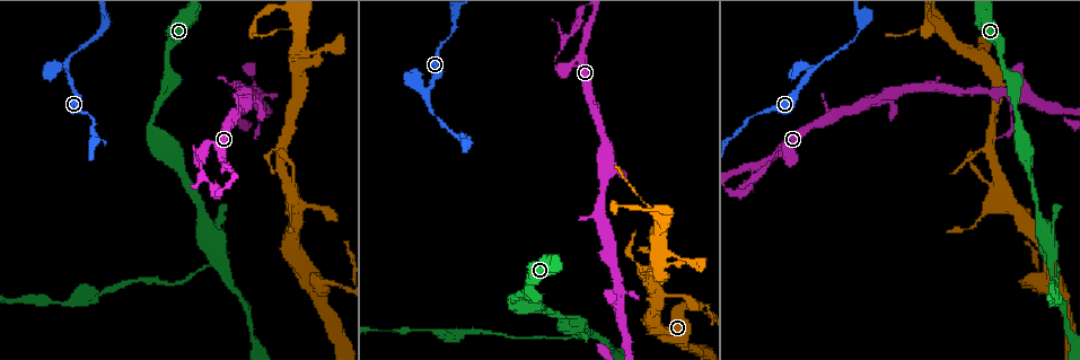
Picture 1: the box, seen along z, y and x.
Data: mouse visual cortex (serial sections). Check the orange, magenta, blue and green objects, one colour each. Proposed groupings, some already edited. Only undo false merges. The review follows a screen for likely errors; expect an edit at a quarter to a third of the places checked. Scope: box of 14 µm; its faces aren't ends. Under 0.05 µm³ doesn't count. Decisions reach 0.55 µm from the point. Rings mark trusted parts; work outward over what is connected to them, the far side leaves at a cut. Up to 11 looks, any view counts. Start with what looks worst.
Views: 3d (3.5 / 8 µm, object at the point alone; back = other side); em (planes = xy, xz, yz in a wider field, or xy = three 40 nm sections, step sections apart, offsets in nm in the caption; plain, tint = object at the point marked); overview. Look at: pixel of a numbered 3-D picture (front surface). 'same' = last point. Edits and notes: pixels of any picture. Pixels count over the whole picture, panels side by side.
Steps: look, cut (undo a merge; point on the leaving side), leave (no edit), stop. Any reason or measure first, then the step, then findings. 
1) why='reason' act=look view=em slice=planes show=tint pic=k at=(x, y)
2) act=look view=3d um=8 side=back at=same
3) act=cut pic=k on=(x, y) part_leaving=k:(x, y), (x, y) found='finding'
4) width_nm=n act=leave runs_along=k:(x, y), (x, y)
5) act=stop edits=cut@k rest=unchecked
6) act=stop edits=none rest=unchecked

why='arms part here' act=look view=3d um=8 pic=1 at=(90, 134)

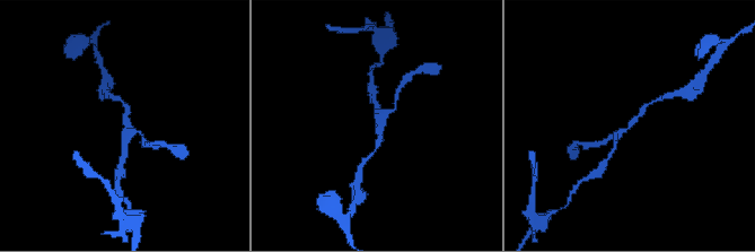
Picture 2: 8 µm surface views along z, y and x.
why='closer look' act=look view=3d um=3.5 pic=2 at=(376, 130)

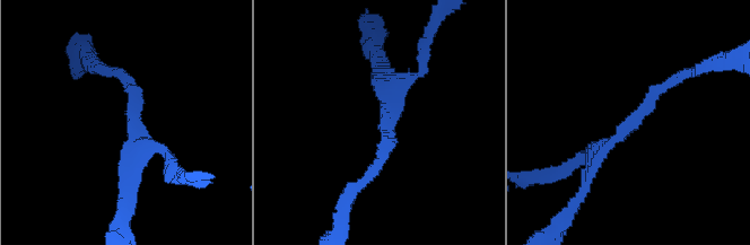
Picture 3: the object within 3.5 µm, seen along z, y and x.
arm_widths_nm=150,150,150 act=leave runs_along=3:(681, 76), (611, 141), (583, 190) found='all the same cell'

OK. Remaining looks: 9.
why='calibre changes' act=look view=3d um=3.5 pic=1 at=(331, 283)

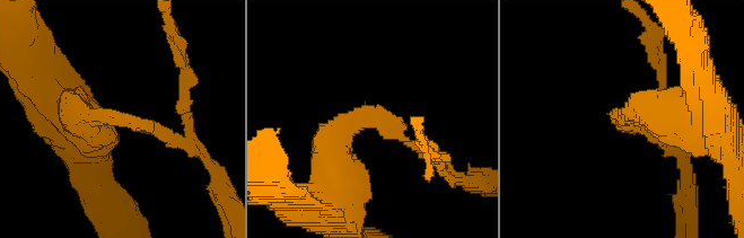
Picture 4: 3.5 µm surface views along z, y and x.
arm_widths_nm=150,500 why='need the tissue' act=look view=em slice=xy step=1 show=tint pic=4 at=(369, 121)

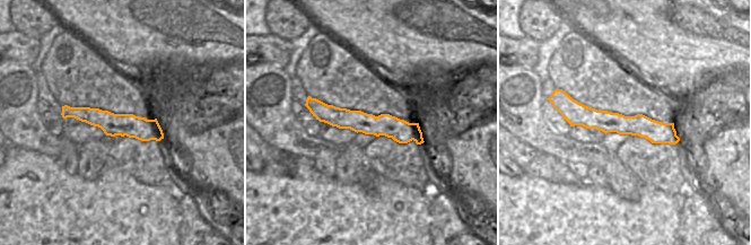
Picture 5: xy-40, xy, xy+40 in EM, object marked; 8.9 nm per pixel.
act=look view=em slice=planes show=tint at=same

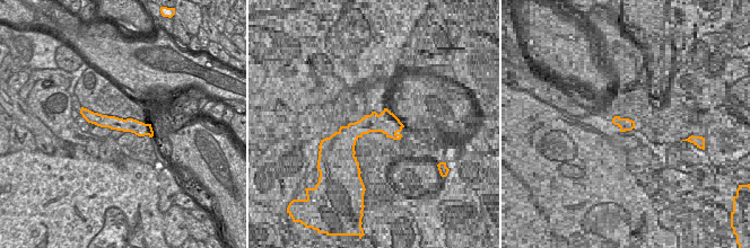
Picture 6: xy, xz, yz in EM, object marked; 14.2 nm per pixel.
width_nm=190 act=cut pic=4 on=(148, 123) part_leaving=4:(110, 117), (165, 139), (193, 124) found='two cells meet here'

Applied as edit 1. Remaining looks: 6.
act=look view=overview

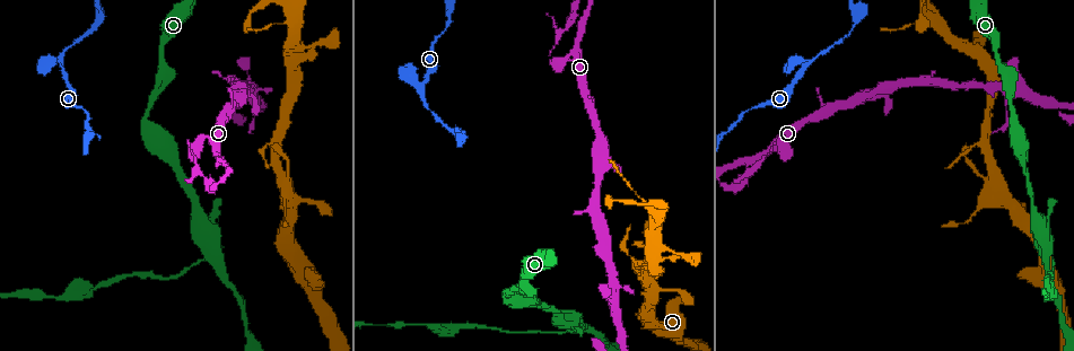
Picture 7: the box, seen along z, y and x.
why='thin neck' act=look view=3d um=3.5 side=back pic=7 at=(564, 32)

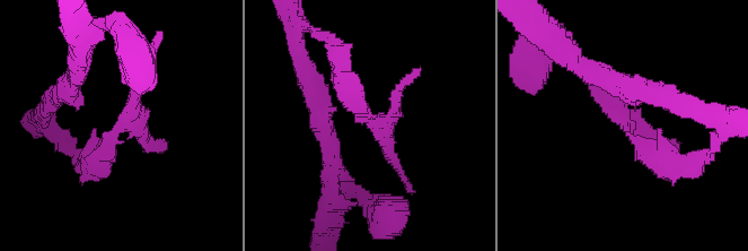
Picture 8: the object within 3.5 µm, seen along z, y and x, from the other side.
act=look view=em slice=xy step=1 show=tint pic=8 at=(120, 127)

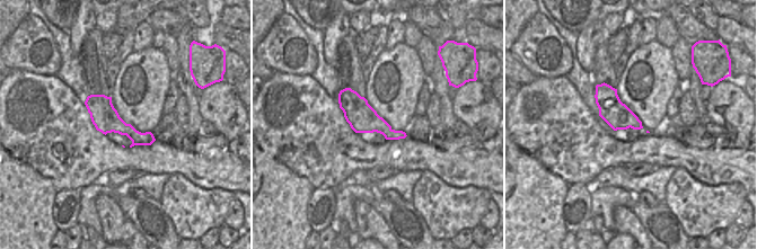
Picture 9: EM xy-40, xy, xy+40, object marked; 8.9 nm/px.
width_nm=260 act=cut pic=8 on=(130, 106) part_leaving=8:(375, 124), (406, 182) found='two cells meet here'

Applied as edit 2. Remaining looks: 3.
act=look view=overview

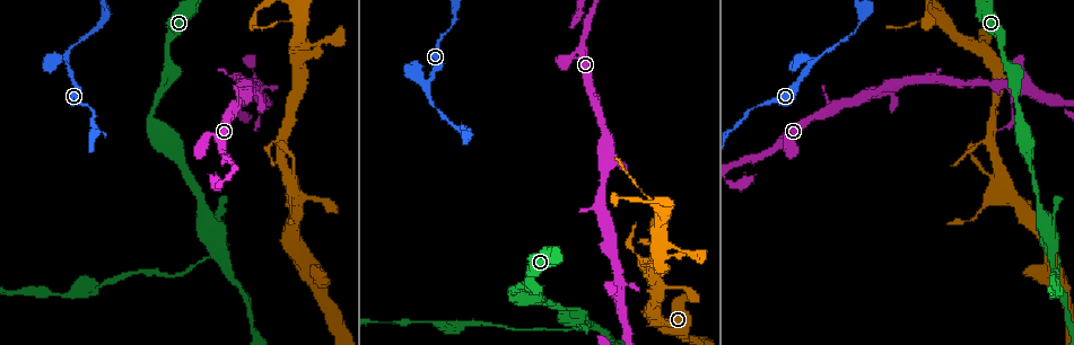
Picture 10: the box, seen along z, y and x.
why='three-way junction' act=look view=3d um=8 side=back pic=10 at=(429, 80)

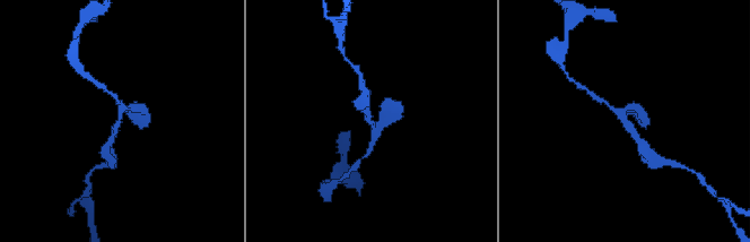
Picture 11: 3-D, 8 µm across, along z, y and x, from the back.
arms=3 arm_widths_nm=200,250,350 why='now the EM' act=look view=em slice=xy step=5 show=tint pic=11 at=(624, 119)

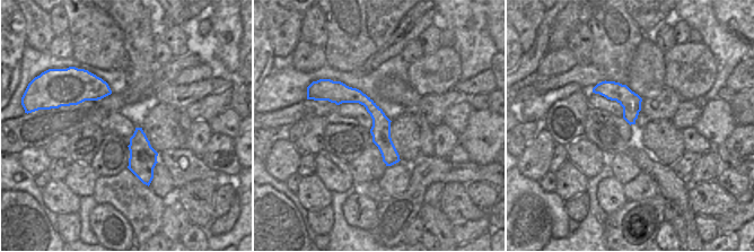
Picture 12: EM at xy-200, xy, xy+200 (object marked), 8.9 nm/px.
act=leave found='continuous, no second cell'

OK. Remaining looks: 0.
act=stop edits=cut@4,cut@8 rest=unchecked

